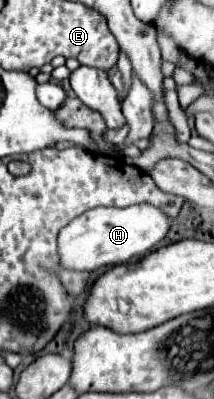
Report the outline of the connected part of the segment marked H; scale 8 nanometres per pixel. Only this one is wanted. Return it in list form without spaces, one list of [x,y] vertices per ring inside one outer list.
[[[153,205],[89,209],[59,231],[59,267],[71,271],[95,271],[99,267],[121,265],[129,263],[131,259],[141,259],[167,235],[169,225],[171,219]]]

